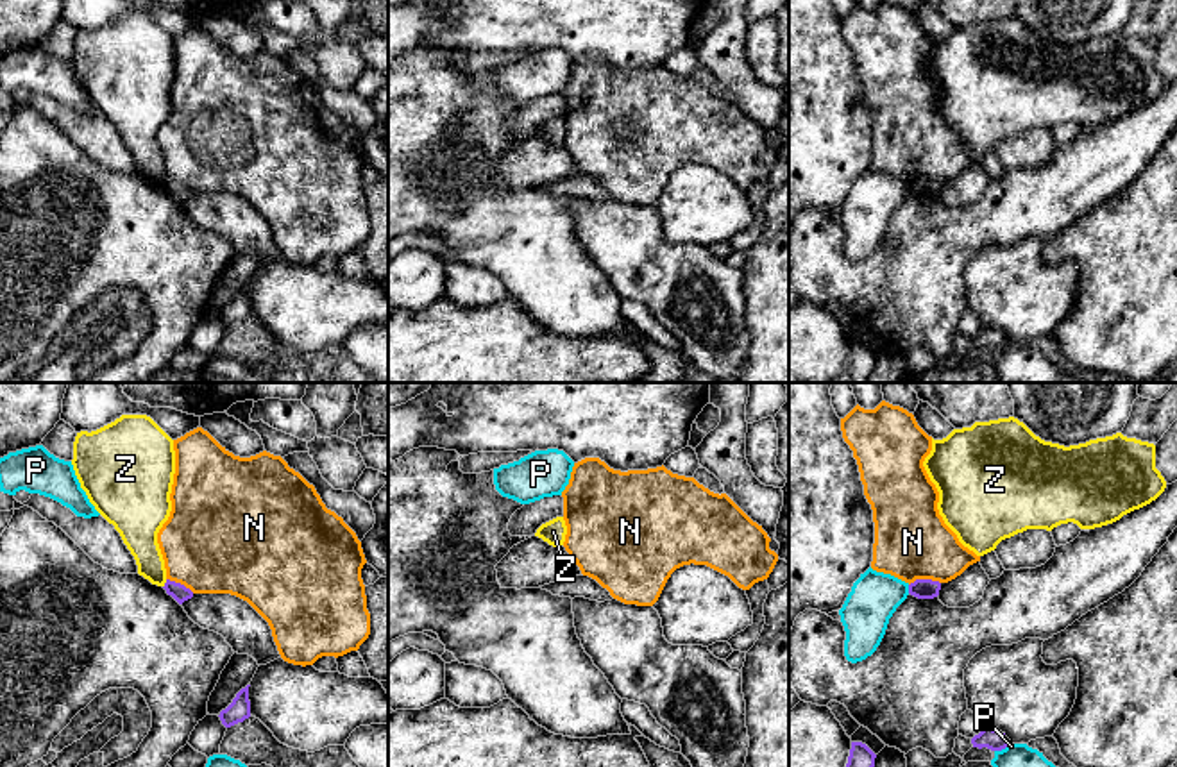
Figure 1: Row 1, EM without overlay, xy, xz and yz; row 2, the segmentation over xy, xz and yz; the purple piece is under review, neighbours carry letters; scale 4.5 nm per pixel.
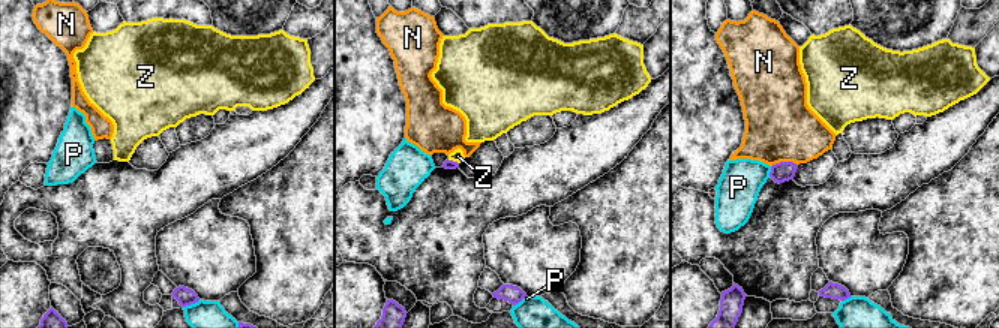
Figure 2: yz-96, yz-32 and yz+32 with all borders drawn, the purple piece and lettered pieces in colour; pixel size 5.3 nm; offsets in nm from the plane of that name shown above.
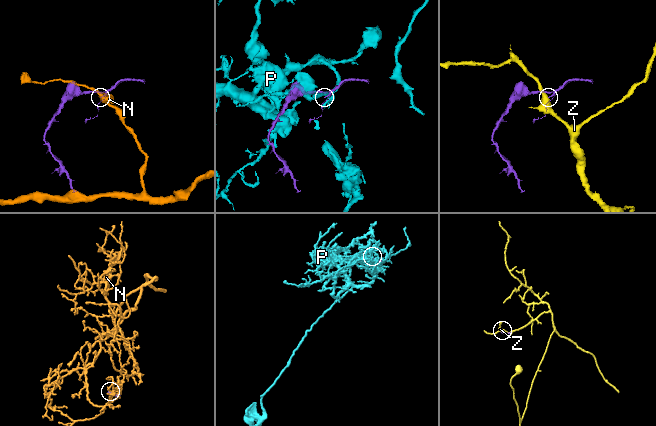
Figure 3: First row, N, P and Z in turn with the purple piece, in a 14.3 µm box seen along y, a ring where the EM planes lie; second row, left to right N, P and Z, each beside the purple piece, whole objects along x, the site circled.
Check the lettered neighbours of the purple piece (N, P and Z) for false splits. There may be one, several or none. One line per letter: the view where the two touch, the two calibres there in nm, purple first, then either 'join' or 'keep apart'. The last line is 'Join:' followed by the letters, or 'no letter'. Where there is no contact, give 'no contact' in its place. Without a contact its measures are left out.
N: contact in yz; calibres 100 and 340 nm; keep apart
P: contact in yz; calibres 90 and 260 nm; keep apart
Z: contact in xy; calibres 80 and 160 nm; keep apart
Join: no letter

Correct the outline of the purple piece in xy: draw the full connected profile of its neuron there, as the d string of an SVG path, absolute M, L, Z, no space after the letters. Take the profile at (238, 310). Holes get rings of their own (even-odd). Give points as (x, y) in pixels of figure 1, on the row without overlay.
M250 284L241 288L233 299L233 302L225 309L220 311L218 316L225 327L231 327L250 316L249 286Z

